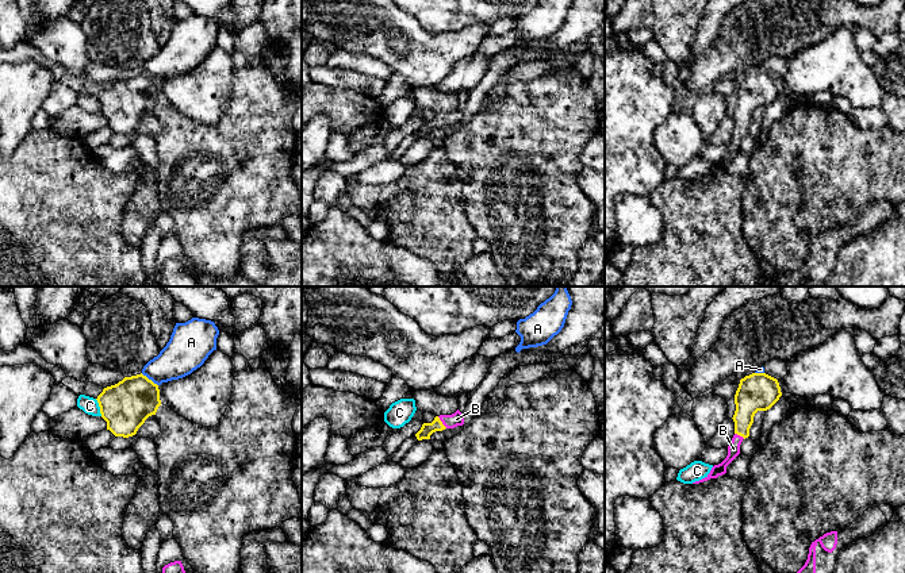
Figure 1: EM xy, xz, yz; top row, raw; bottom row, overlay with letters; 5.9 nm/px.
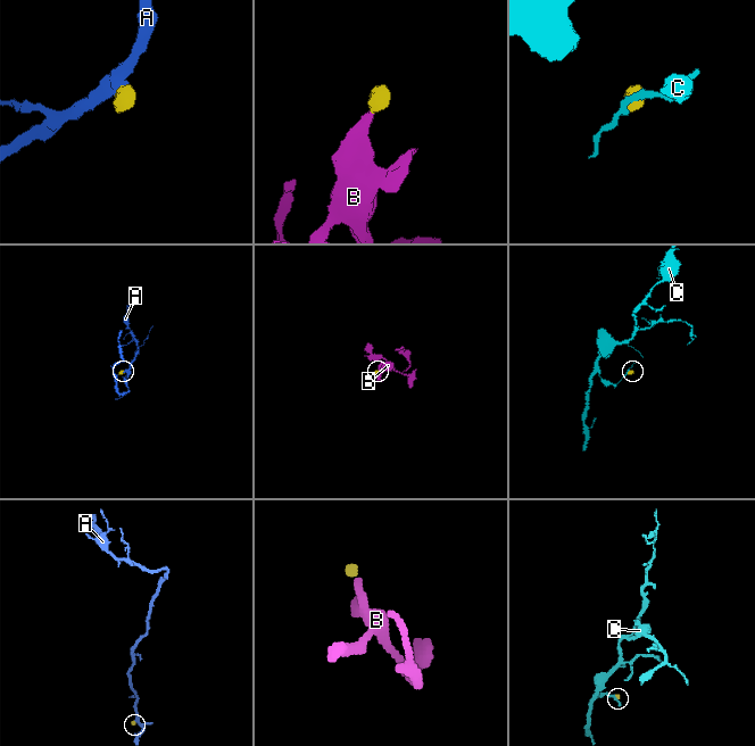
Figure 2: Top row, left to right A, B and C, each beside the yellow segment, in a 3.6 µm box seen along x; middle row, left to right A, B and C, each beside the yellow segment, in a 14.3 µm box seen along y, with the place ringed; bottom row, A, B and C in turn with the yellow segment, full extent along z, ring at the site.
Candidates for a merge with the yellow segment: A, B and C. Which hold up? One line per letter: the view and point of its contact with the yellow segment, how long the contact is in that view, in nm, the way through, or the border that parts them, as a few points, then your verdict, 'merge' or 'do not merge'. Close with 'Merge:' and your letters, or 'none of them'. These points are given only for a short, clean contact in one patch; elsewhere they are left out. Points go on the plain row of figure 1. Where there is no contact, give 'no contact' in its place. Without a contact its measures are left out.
A: meets yellow in xy at (148, 76); contact 130 nm long; border along xy (141, 70), (157, 83); do not merge
B: meets yellow in xz at (441, 119); contact 90 nm long; runs through xz (428, 126), (441, 119), (456, 116); merge
C: meets yellow in xy at (99, 103); contact 110 nm long; border along xy (95, 96), (102, 112); do not merge
Merge: B

